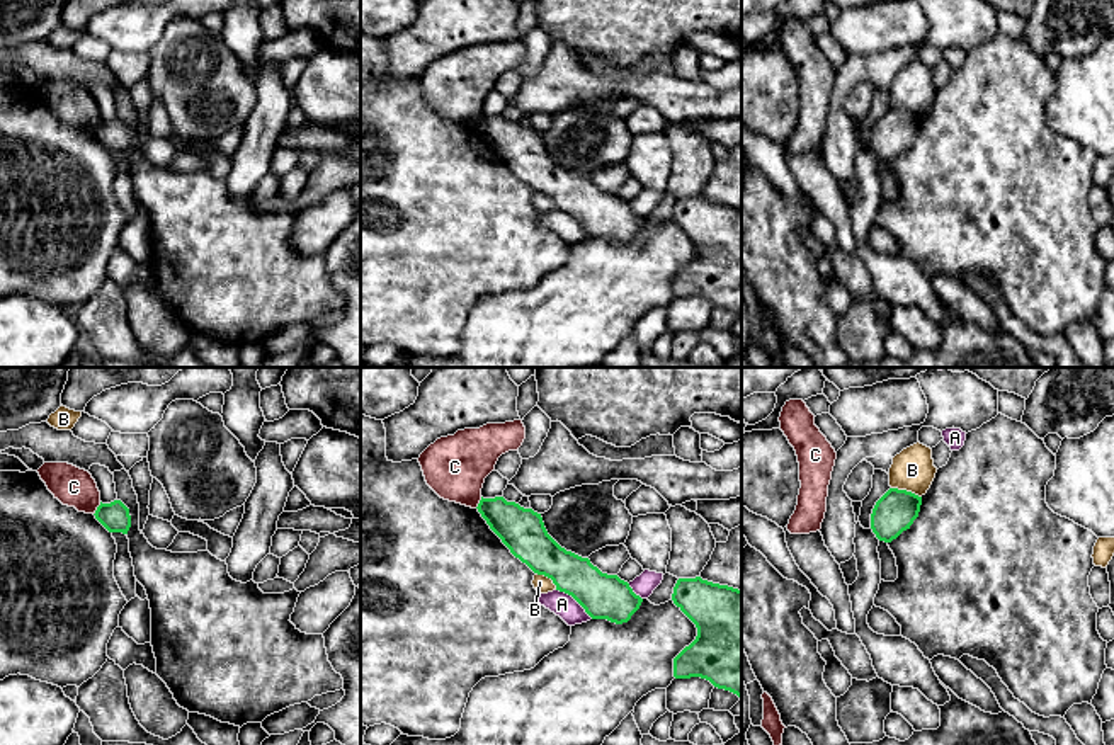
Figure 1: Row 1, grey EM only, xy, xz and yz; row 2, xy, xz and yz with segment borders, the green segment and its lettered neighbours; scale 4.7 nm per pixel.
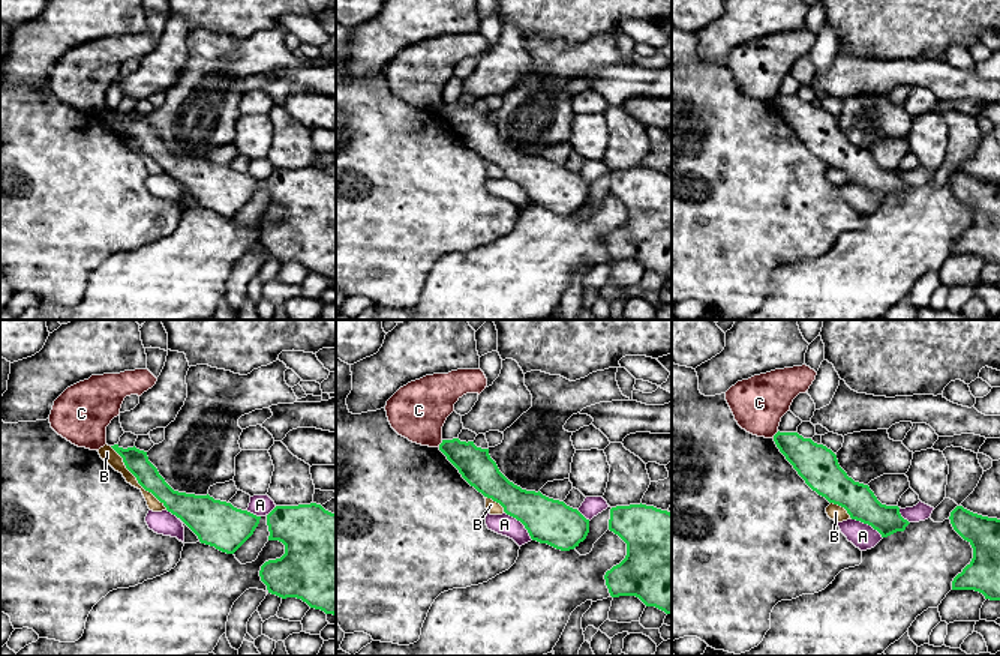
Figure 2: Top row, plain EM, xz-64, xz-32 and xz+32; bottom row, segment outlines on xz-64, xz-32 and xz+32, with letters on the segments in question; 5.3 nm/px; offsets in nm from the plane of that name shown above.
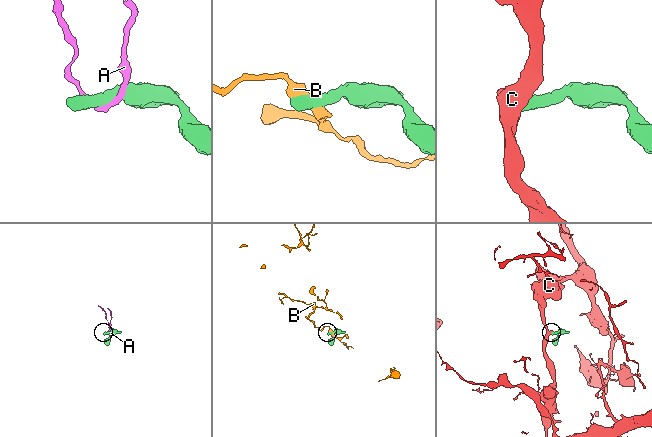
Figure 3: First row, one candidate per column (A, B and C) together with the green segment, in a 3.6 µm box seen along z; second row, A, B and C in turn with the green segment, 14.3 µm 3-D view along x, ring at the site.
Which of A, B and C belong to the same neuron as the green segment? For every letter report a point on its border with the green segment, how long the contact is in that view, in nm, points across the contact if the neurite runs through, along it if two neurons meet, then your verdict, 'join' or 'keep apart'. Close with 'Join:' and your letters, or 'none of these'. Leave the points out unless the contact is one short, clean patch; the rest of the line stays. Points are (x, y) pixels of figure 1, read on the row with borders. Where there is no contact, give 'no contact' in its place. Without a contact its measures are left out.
A: xz (575, 599) | 220 nm | keep apart
B: yz (905, 490) | 150 nm | keep apart
C: xy (97, 509) | 70 nm | along xy (101, 502), (94, 514) | keep apart
Join: none of these

